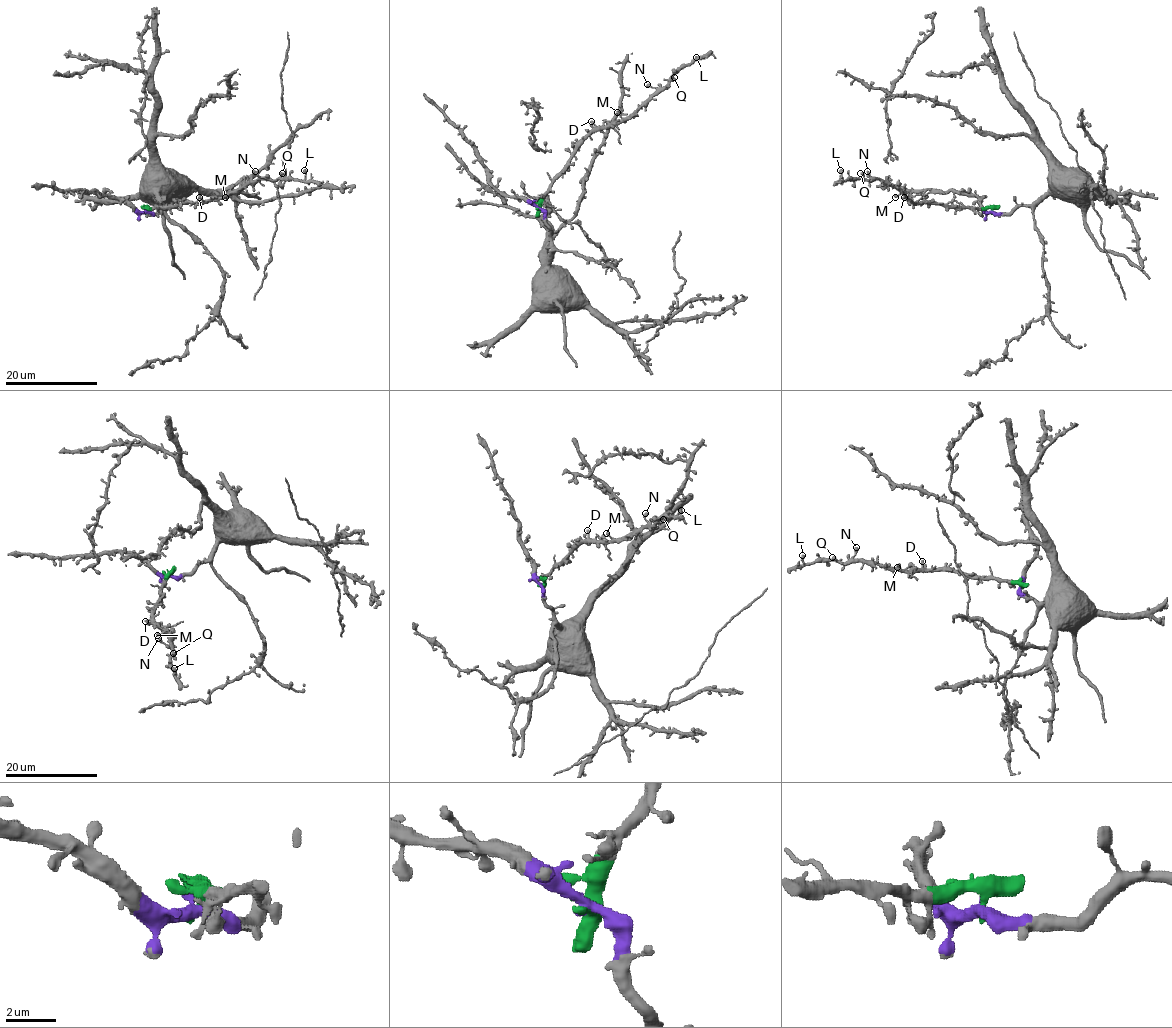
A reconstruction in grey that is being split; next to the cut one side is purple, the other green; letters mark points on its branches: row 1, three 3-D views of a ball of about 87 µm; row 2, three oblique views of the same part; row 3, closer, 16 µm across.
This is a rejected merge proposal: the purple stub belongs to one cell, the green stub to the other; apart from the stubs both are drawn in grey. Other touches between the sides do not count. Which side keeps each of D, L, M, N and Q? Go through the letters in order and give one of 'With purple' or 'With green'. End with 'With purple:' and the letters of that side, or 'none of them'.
D: With green
L: With green
M: With green
N: With green
Q: With green
With purple: none of them

